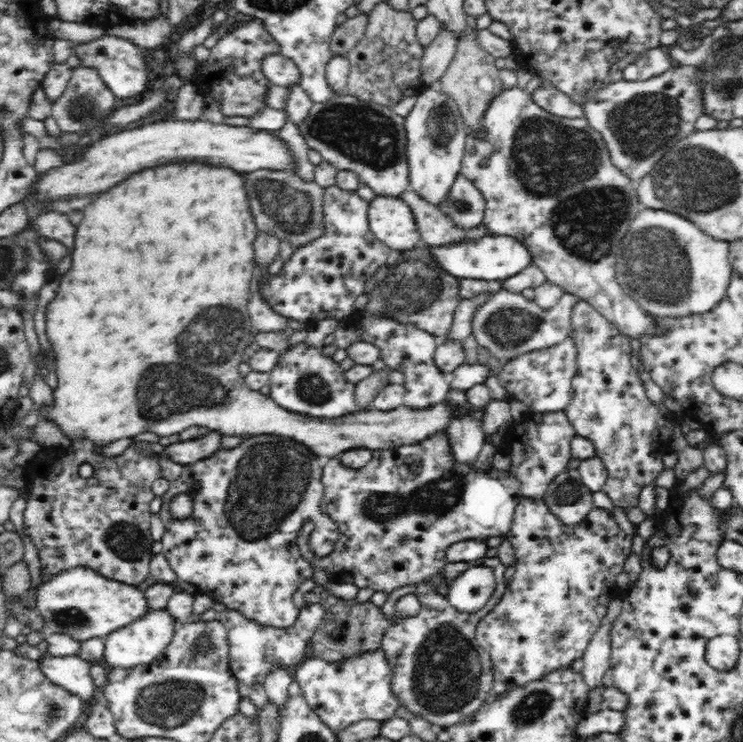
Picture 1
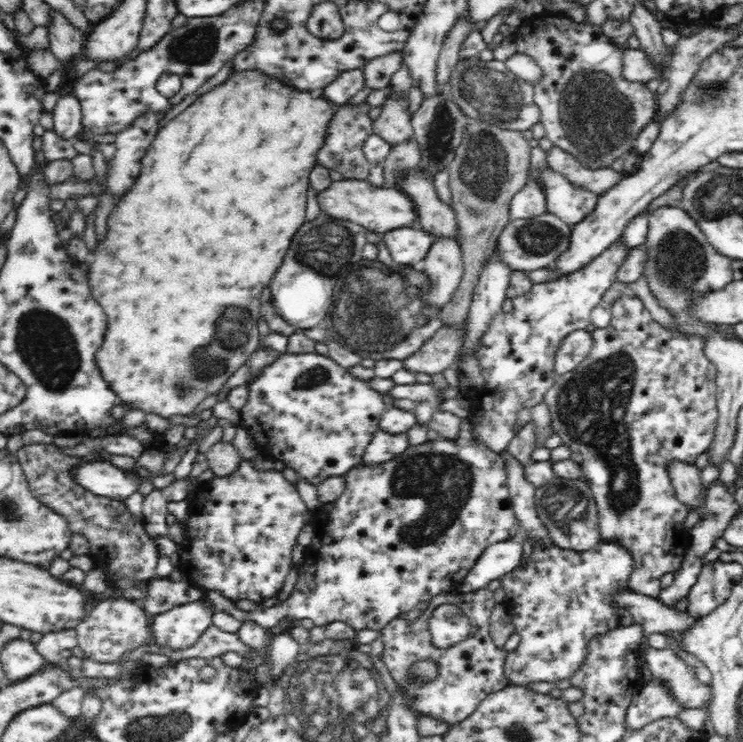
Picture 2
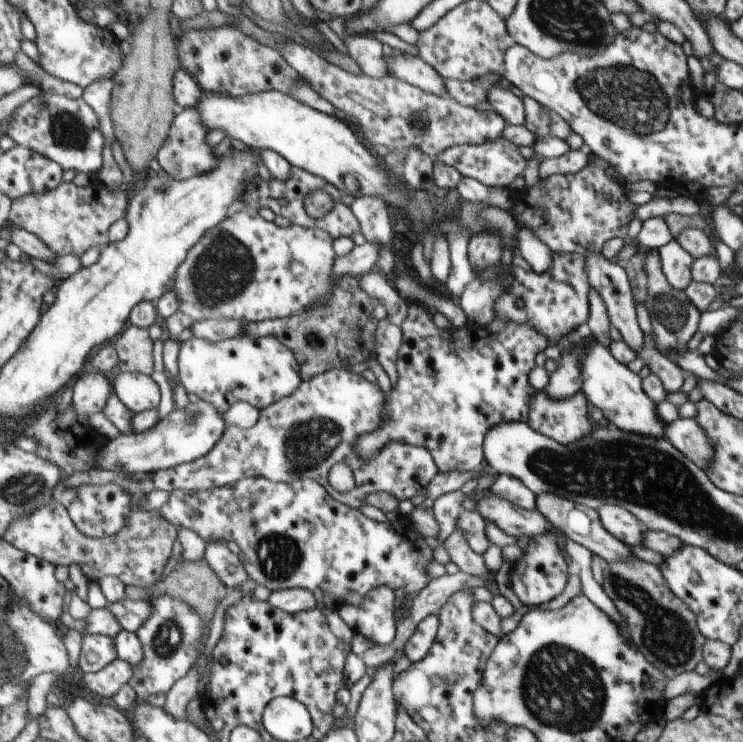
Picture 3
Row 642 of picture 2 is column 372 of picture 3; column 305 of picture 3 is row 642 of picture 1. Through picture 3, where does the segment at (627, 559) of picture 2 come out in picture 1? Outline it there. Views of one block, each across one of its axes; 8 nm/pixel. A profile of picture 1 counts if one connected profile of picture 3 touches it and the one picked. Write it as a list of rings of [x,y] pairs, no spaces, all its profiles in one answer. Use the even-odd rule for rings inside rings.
[[[523,498],[517,505],[513,514],[510,530],[505,536],[510,544],[515,557],[516,572],[508,584],[508,588],[503,592],[501,599],[493,606],[490,612],[486,613],[478,622],[475,628],[475,639],[485,650],[490,653],[491,664],[493,667],[493,687],[490,690],[490,700],[494,700],[508,690],[516,689],[518,686],[529,685],[532,681],[540,680],[545,674],[556,669],[565,669],[570,667],[574,660],[582,658],[590,639],[596,629],[601,625],[602,617],[606,614],[608,603],[614,596],[620,594],[620,589],[616,584],[616,577],[624,572],[624,563],[632,552],[632,537],[620,528],[614,518],[614,514],[604,508],[592,507],[589,513],[580,522],[574,526],[562,523],[554,513],[550,512],[548,505],[542,499]]]

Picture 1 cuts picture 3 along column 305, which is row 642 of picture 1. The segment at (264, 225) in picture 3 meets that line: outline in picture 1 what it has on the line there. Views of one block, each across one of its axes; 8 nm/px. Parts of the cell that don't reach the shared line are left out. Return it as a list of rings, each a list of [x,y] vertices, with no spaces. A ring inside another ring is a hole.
[[[308,603],[300,610],[298,620],[284,628],[266,626],[256,620],[249,619],[246,615],[229,608],[217,614],[216,620],[222,622],[227,630],[227,645],[229,646],[229,665],[233,675],[244,686],[262,685],[266,676],[274,668],[296,668],[300,662],[306,660],[306,650],[311,639],[324,620],[326,608],[320,604]]]

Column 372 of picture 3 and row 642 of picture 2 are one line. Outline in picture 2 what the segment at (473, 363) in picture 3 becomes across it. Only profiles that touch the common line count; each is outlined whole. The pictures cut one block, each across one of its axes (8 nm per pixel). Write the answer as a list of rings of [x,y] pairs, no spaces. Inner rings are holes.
[[[440,604],[428,618],[432,644],[440,649],[466,640],[470,627],[470,619],[456,604]]]

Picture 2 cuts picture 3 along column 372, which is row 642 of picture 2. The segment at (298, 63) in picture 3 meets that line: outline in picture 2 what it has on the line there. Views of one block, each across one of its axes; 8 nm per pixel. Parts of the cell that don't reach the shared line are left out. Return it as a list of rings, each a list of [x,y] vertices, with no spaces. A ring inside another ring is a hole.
[[[109,598],[98,602],[76,626],[77,646],[84,652],[85,661],[95,660],[102,664],[120,663],[120,658],[146,645],[147,627],[150,626],[150,614],[131,599]]]

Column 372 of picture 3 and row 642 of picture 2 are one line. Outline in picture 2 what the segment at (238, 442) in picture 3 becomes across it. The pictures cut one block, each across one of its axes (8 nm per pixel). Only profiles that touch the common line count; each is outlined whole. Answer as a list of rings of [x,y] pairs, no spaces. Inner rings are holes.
[[[488,587],[470,593],[462,593],[455,590],[443,591],[442,594],[432,595],[426,612],[414,622],[408,624],[406,620],[396,617],[391,619],[380,634],[384,640],[384,662],[394,676],[398,684],[408,684],[408,694],[416,698],[414,706],[418,708],[415,712],[420,712],[428,717],[434,717],[443,724],[450,726],[468,718],[480,702],[488,694],[502,690],[509,685],[504,675],[504,664],[507,662],[506,653],[503,647],[498,647],[490,636],[490,616],[496,606],[496,602],[491,598],[492,592]],[[440,604],[456,604],[462,612],[470,619],[470,632],[466,640],[462,640],[448,648],[436,648],[432,644],[430,631],[428,631],[428,618],[432,611]],[[418,660],[430,660],[438,666],[436,678],[424,679],[411,678],[410,666],[412,662]]]

